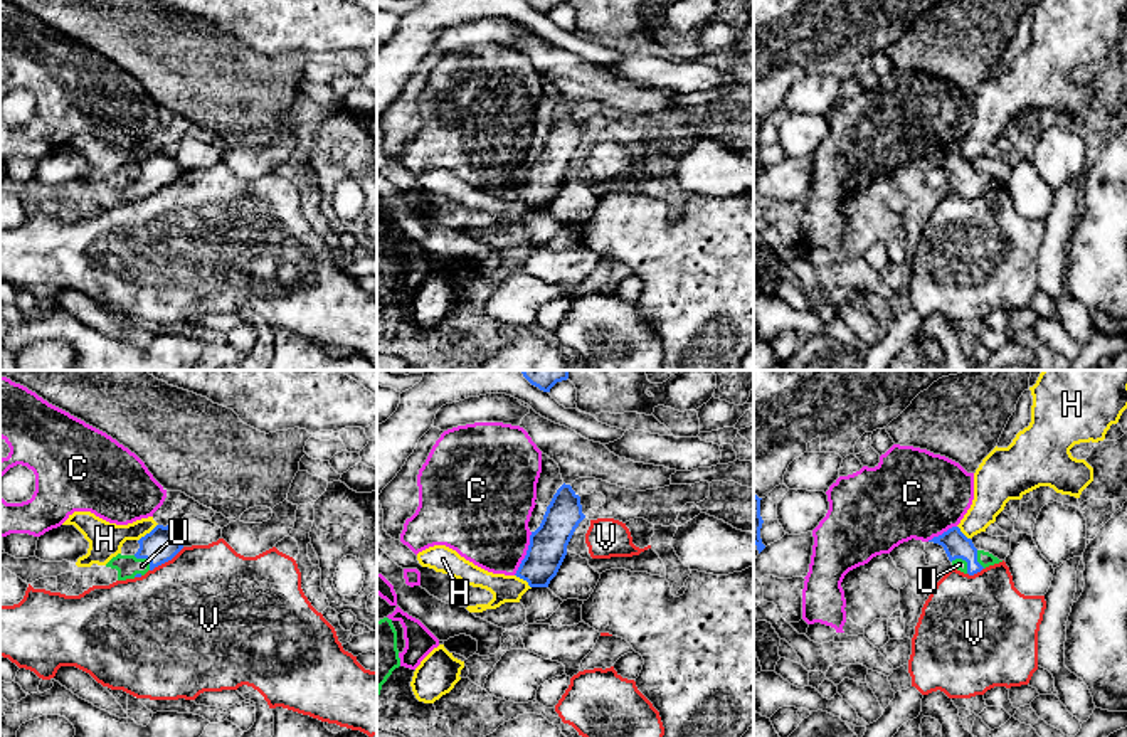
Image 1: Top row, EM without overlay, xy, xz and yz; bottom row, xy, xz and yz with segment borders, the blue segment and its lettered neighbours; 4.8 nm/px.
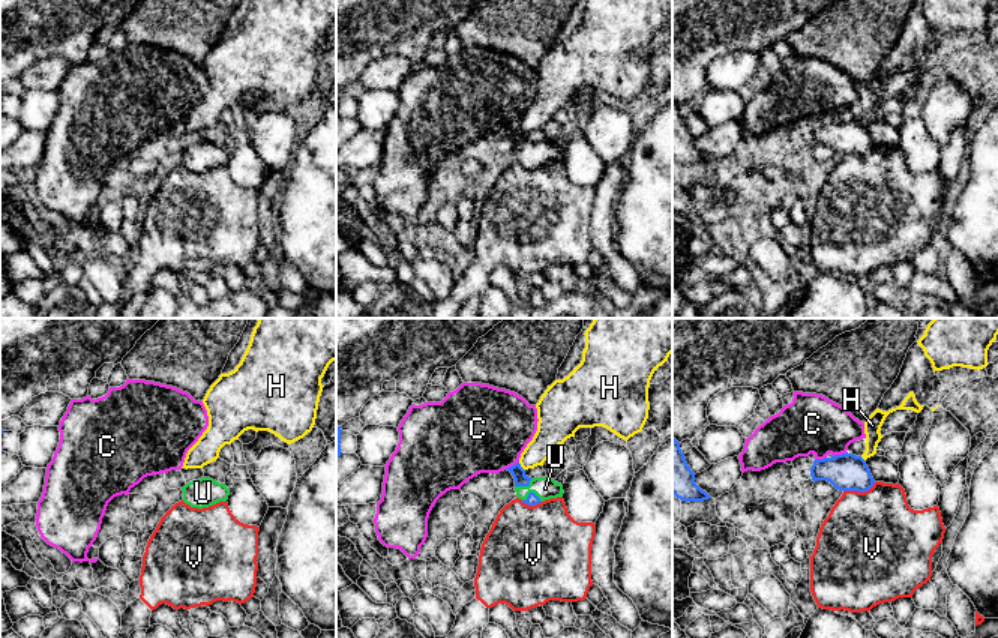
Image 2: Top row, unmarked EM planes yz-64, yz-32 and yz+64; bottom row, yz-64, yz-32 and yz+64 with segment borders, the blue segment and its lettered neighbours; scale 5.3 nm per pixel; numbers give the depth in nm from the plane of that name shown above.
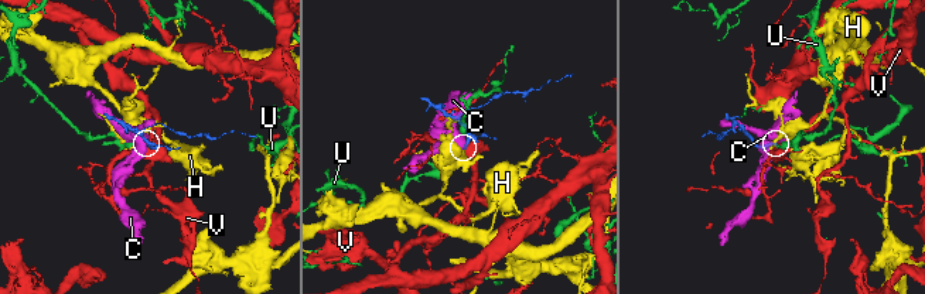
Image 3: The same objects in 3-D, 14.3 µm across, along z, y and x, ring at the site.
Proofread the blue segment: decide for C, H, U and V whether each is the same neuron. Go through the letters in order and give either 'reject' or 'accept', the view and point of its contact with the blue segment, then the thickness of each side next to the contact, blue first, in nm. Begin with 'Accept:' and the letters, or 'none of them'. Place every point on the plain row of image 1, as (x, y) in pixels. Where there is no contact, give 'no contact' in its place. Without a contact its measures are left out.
Accept: U
C: reject; contact xz (527, 177); calibres 180 and 400 nm
H: reject; contact xy (147, 157); calibres 160 and 160 nm
U: accept; contact xy (145, 180); calibres 160 and 110 nm
V: reject; contact xy (167, 184); calibres 160 and 500 nm

